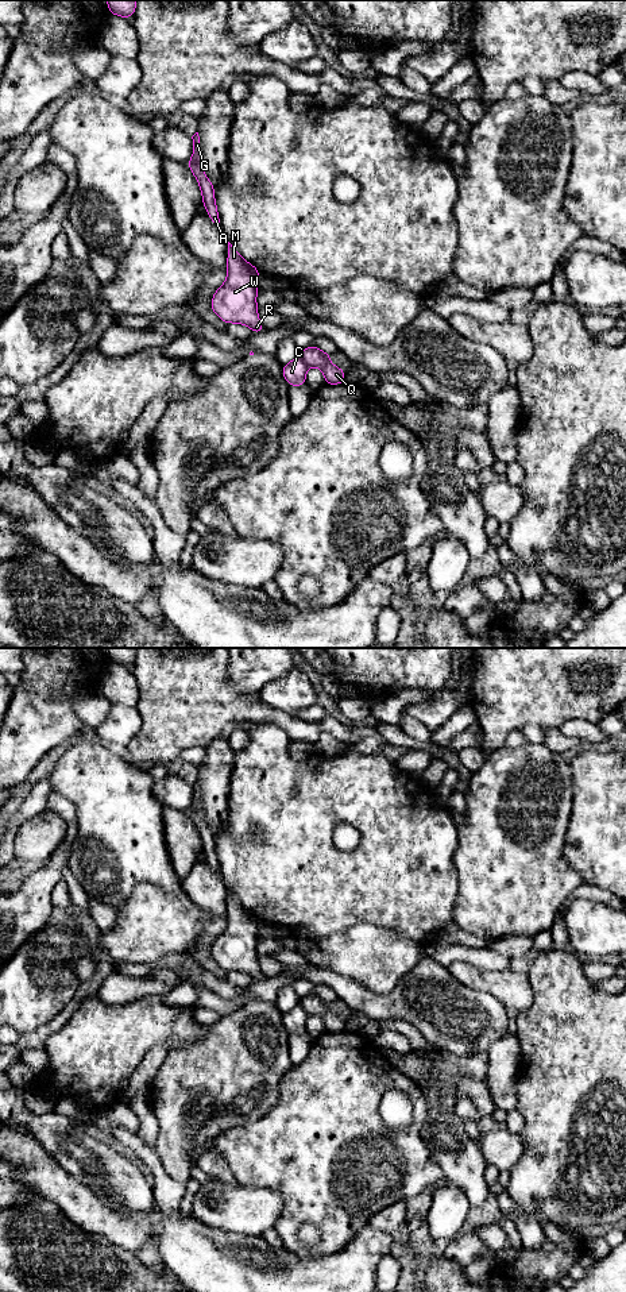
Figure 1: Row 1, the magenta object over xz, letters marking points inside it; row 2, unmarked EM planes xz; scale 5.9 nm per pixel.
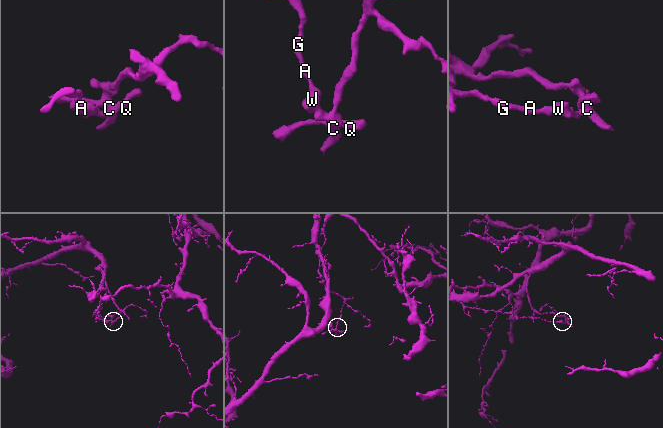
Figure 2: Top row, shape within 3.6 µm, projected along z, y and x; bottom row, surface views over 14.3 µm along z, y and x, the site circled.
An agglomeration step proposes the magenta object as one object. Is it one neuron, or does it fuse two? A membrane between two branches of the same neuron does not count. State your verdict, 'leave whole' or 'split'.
split

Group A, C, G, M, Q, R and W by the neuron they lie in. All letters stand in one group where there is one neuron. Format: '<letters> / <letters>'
A G M Q R W / C

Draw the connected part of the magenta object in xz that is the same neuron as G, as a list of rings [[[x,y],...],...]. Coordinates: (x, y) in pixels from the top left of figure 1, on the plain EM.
[[[196,780],[192,784],[192,787],[193,787],[193,803],[186,813],[190,815],[192,821],[194,822],[196,828],[200,832],[202,852],[205,853],[208,864],[221,878],[219,859],[215,848],[215,836],[204,819],[204,810],[201,807],[201,790],[198,780]]]

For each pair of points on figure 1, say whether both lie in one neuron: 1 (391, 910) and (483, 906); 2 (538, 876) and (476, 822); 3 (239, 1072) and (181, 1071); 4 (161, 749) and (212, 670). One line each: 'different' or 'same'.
1: different
2: same
3: same
4: same

